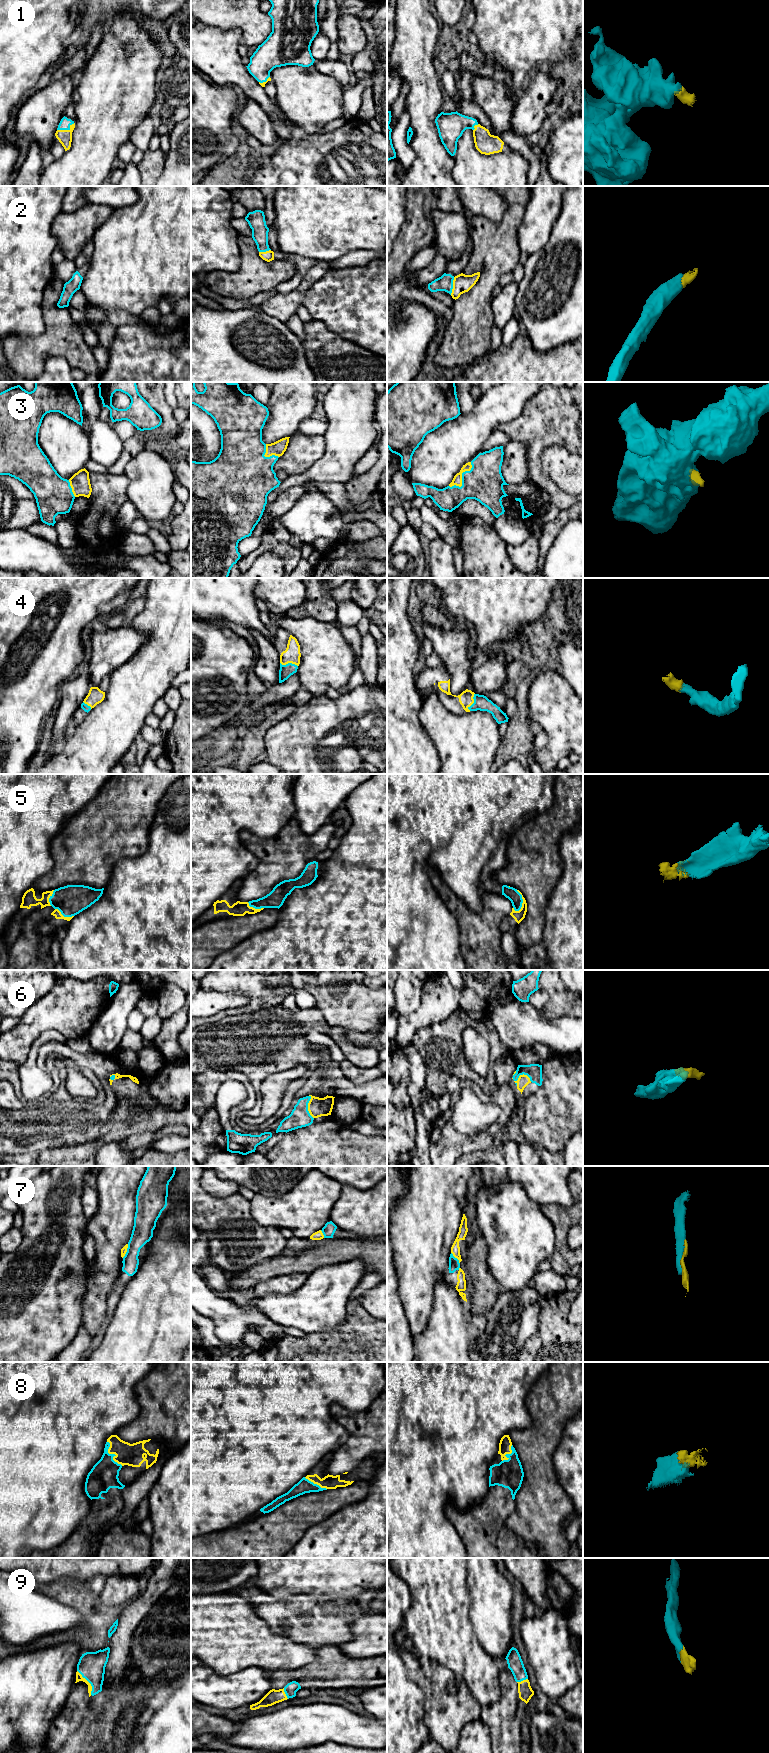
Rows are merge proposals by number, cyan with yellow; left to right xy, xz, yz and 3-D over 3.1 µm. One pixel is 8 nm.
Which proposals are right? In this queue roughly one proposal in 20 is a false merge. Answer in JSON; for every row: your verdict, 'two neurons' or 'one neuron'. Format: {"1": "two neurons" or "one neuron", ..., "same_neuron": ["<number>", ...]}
{"1": "one neuron", "2": "one neuron", "3": "one neuron", "4": "one neuron", "5": "one neuron", "6": "one neuron", "7": "one neuron", "8": "one neuron", "9": "one neuron", "same_neuron": ["1", "2", "3", "4", "5", "6", "7", "8", "9"]}

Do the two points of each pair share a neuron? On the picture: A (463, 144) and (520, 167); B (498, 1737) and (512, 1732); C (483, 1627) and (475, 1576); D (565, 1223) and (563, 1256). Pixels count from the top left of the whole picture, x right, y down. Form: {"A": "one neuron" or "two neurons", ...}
{"A": "one neuron", "B": "one neuron", "C": "one neuron", "D": "one neuron"}

